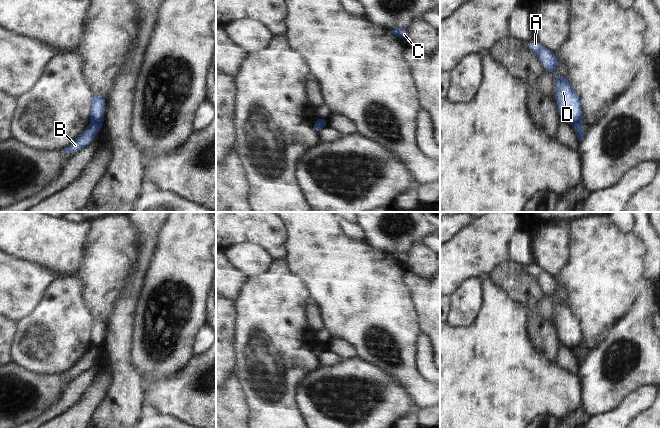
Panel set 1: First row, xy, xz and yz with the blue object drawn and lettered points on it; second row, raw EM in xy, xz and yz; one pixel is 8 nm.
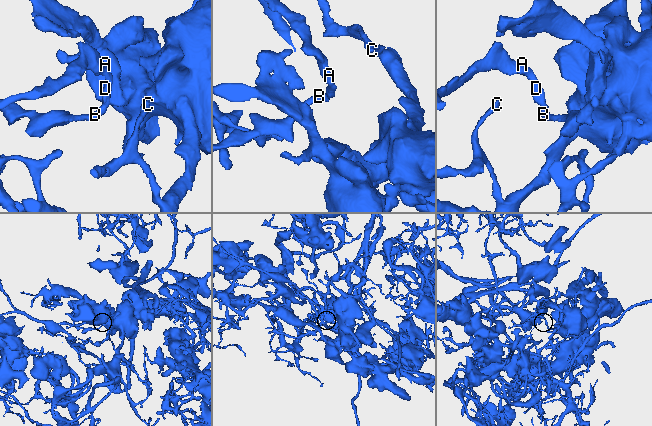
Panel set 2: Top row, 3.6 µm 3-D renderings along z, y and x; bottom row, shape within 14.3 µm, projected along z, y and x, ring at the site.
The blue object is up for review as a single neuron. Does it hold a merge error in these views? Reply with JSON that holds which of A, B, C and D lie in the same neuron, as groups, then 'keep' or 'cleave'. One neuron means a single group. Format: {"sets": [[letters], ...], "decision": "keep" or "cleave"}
{"sets": [["A", "C", "D"], ["B"]], "decision": "cleave"}

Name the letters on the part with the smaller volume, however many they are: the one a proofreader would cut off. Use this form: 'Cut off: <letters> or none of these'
Cut off: B

